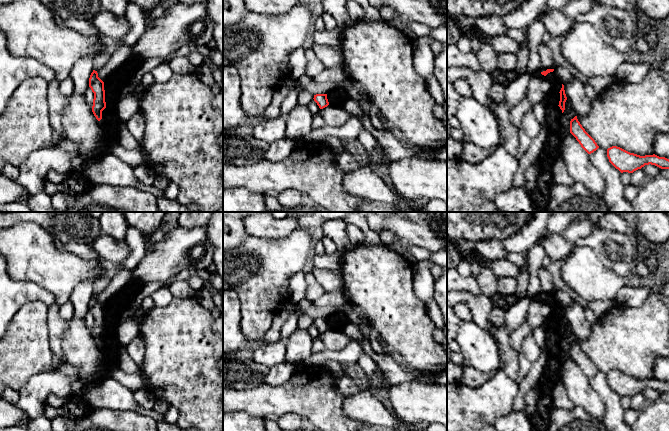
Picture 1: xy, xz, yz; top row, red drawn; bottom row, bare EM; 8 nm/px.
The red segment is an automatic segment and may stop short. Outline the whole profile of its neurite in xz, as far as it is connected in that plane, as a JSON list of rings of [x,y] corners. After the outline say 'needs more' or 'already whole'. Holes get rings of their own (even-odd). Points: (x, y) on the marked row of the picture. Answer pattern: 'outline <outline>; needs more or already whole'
outline [[[316,94],[314,95],[313,99],[317,103],[320,109],[323,109],[329,105],[327,94]]]; already whole

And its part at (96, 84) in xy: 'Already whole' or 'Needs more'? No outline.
Already whole

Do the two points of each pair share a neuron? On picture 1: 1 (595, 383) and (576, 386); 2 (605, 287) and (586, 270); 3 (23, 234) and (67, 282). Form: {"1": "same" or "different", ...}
{"1": "different", "2": "same", "3": "same"}

